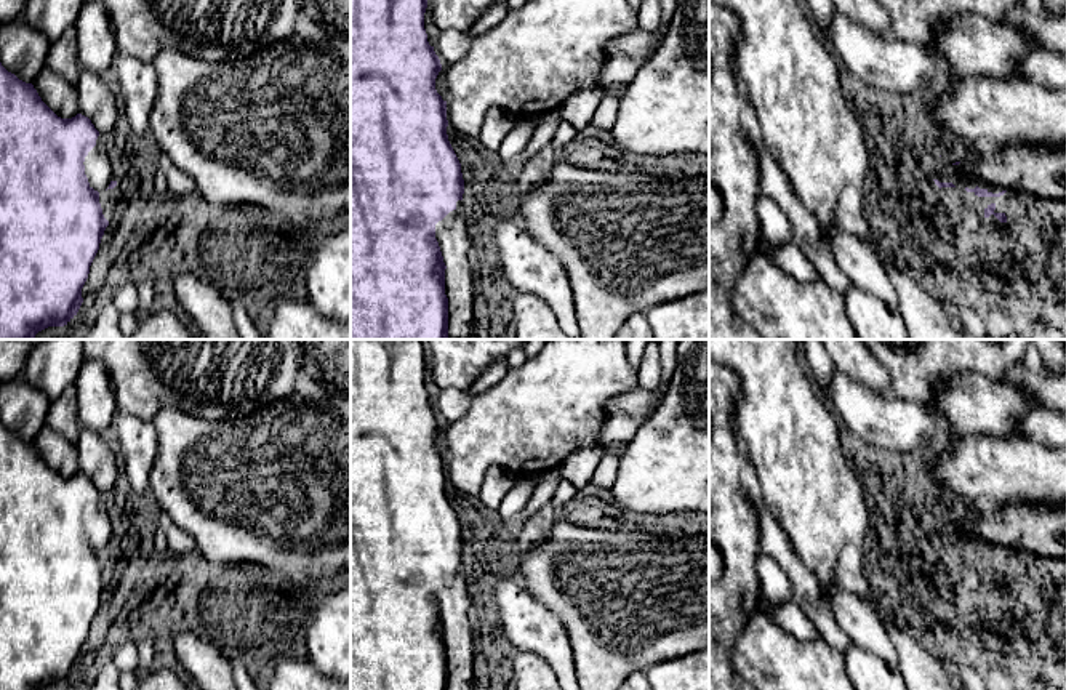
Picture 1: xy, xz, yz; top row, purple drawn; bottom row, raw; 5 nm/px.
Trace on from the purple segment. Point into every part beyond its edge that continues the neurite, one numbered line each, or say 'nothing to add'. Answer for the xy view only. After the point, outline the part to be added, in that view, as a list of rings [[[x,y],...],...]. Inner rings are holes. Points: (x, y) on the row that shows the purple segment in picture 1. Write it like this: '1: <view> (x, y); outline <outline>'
1: xy (100, 165); outline [[[99,133],[96,146],[88,152],[83,165],[90,187],[94,191],[102,192],[115,181],[115,160],[104,134]]]

